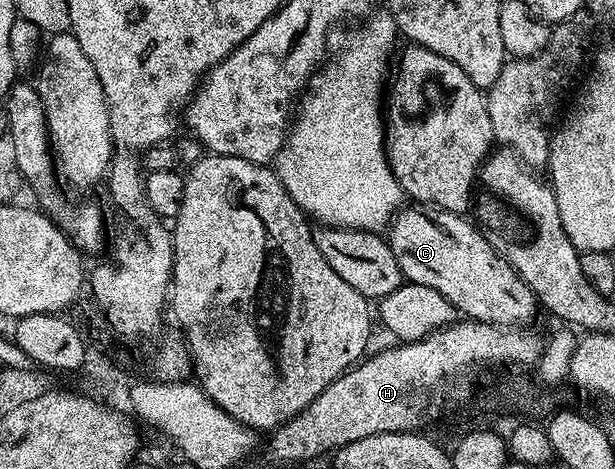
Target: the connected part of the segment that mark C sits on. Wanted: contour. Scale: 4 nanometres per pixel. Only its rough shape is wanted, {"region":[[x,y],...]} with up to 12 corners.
{"region":[[412,203],[389,243],[404,281],[466,319],[541,305],[466,215]]}

